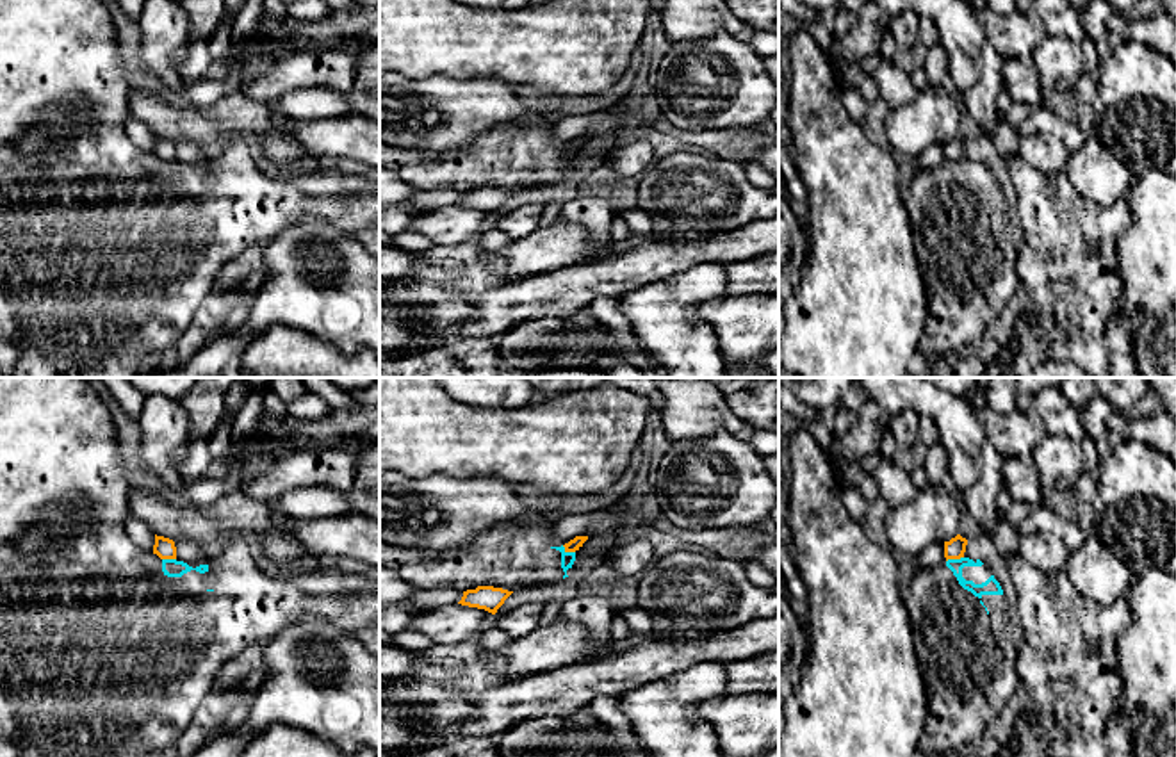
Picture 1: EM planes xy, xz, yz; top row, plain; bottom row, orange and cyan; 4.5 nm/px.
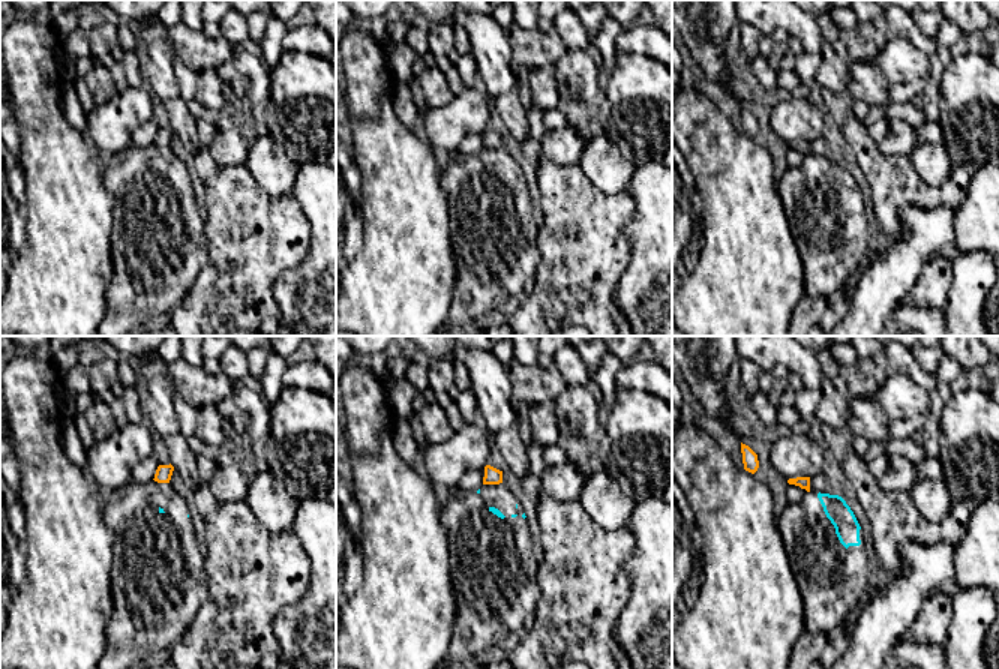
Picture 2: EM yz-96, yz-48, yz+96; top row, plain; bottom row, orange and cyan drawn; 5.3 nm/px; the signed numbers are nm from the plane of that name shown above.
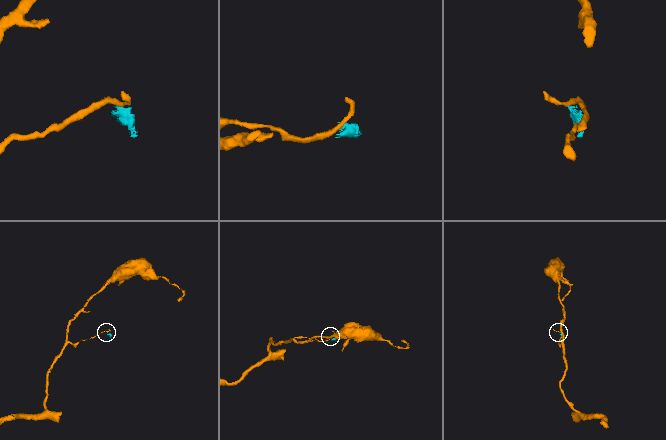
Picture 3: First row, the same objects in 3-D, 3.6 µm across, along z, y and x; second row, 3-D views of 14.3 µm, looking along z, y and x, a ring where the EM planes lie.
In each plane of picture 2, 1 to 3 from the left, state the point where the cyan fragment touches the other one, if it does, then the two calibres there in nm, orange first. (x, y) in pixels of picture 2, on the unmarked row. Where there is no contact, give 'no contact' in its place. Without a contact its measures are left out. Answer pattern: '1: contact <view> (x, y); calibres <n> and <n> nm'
1: no contact
2: no contact
3: no contact

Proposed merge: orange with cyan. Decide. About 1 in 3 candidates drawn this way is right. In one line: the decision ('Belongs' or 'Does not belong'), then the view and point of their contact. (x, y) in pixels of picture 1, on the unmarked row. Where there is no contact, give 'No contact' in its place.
Does not belong. Touches orange at yz (954, 159)

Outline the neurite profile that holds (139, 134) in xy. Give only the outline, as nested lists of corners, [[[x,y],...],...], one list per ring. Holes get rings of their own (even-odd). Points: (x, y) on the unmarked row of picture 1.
[[[128,112],[125,119],[125,134],[128,139],[148,155],[153,155],[155,134],[141,121],[141,118],[134,112]]]

